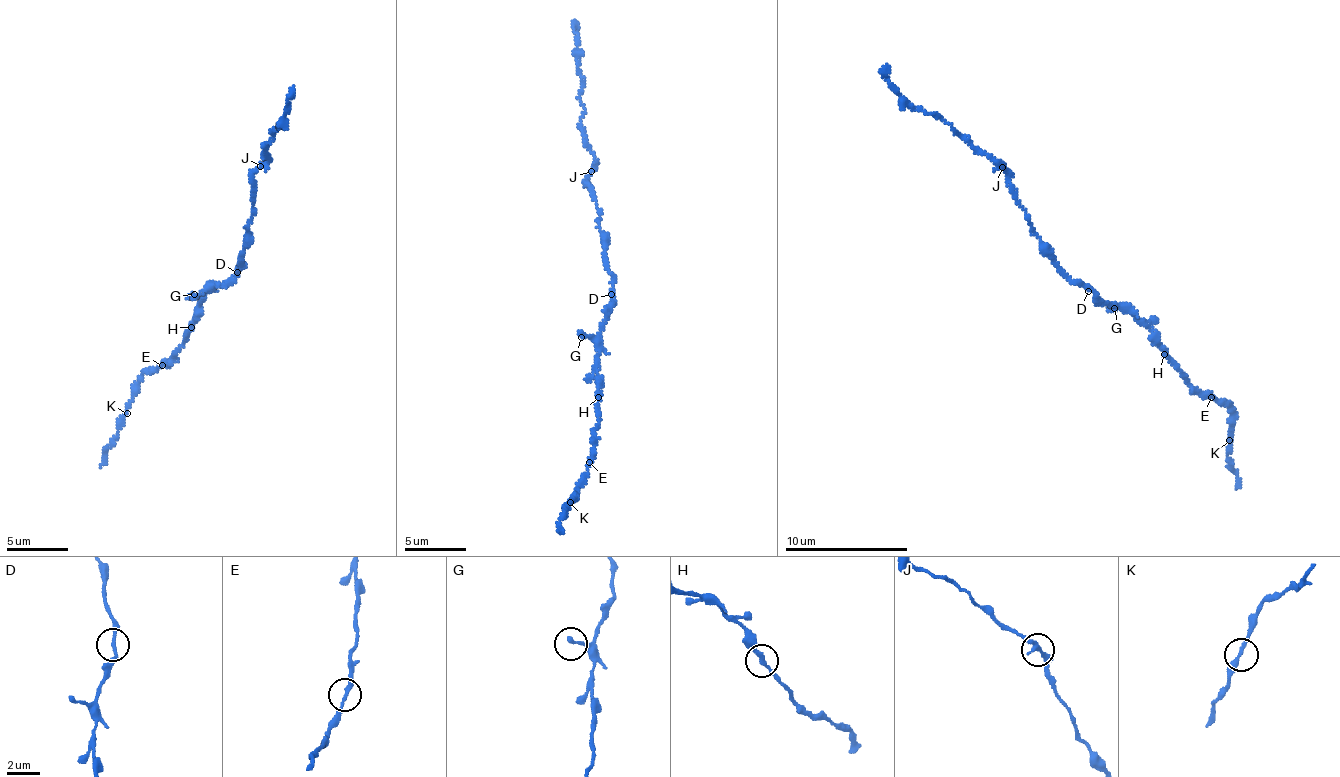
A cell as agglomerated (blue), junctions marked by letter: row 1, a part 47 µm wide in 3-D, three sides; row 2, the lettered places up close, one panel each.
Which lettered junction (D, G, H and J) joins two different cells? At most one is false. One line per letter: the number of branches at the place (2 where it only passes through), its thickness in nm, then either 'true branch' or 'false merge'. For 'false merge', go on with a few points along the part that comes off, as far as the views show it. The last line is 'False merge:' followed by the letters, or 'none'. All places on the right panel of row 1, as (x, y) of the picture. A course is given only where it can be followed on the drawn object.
D: 2 branches meet; 190 nm thick; true branch
G: 1 branches meet; 280 nm thick; true branch
H: 2 branches meet; 220 nm thick; true branch
J: 2 branches meet; 240 nm thick; true branch
False merge: none

